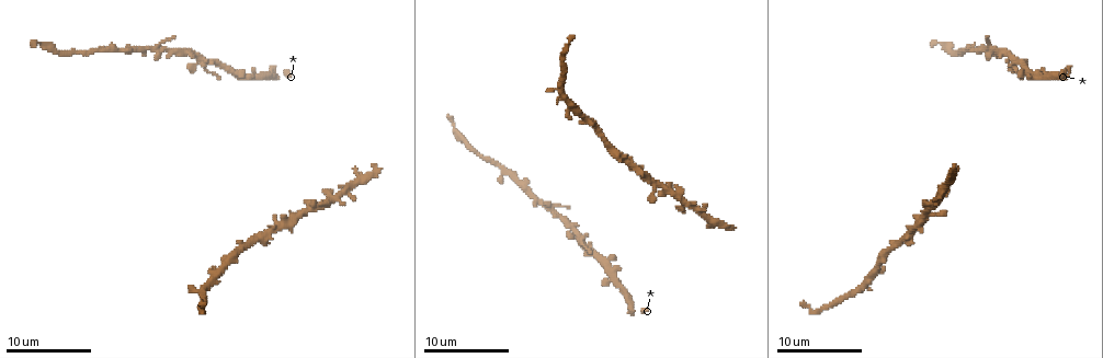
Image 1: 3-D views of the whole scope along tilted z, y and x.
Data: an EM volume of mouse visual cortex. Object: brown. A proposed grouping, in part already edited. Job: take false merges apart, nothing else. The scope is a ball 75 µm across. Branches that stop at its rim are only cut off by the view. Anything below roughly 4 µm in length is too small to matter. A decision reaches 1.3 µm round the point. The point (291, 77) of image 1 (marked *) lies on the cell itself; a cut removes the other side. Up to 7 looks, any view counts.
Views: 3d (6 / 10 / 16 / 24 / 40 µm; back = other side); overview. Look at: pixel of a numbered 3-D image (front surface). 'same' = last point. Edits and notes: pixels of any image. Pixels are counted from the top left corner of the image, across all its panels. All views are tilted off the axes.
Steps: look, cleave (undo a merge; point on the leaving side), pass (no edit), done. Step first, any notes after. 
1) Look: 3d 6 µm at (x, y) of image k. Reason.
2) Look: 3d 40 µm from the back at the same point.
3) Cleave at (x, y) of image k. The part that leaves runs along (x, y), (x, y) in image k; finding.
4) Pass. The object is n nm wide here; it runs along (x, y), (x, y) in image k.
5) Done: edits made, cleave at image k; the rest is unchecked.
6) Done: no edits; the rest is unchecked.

Look: 3d 16 µm at (605, 268) of image 1. Calibre changes.

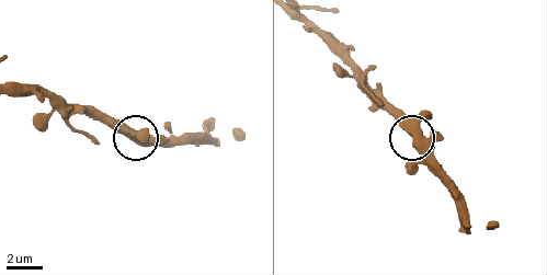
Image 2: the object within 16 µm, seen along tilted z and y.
Look: 3d 16 µm from the back at (415, 141) of image 2.

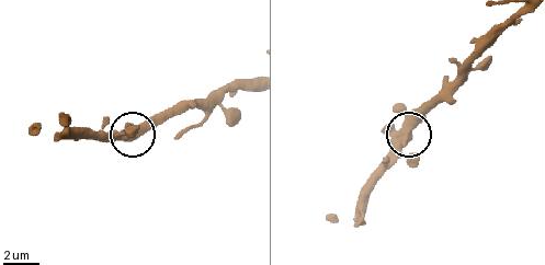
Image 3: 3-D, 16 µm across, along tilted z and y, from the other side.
Pass. Continuous, no second cell.

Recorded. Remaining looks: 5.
Look: 3d 6 µm at (176, 53) of image 1. Side arm on a straight run.

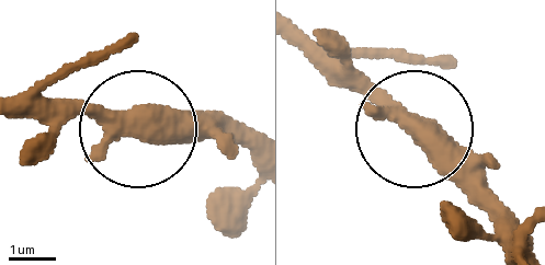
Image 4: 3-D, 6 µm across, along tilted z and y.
Pass. It runs along (256, 156), (197, 131), (127, 131), (70, 108), (32, 108) in image 4; continuous, no second cell.

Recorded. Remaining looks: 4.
Look: 3d 6 µm at (519, 183) of image 1. Narrows sharply.

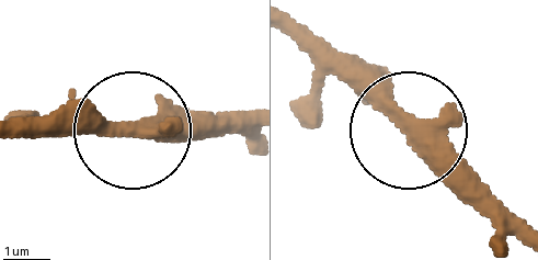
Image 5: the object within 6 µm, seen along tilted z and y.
Look: 3d 6 µm from the back at (402, 120) of image 5.

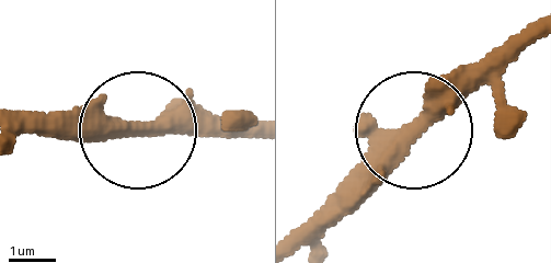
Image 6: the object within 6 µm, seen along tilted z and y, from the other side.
Pass. One cell here.

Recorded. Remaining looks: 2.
Look: 3d 10 µm at (54, 50) of image 1.

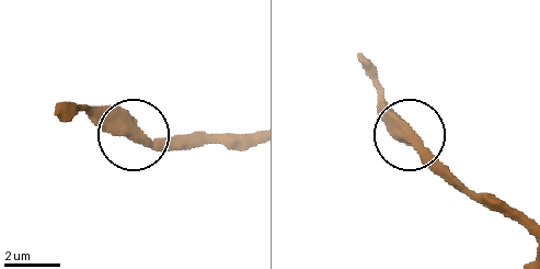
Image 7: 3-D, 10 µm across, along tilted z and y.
Pass. It runs along (249, 136), (131, 136), (71, 103) in image 7; continuous, no second cell.

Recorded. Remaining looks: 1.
Done: no edits; the rest is unchecked.

